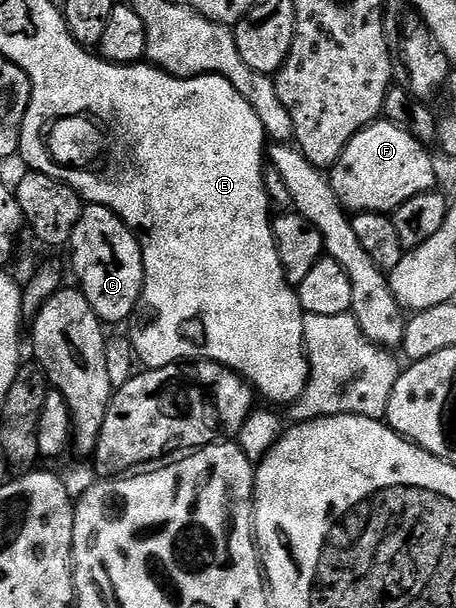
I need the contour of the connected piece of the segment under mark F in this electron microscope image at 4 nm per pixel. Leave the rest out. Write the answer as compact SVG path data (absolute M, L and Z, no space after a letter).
M371 123L340 153L334 166L329 168L328 178L336 197L347 212L380 211L392 213L404 201L425 191L435 190L434 163L430 160L427 144L421 143L394 123Z

